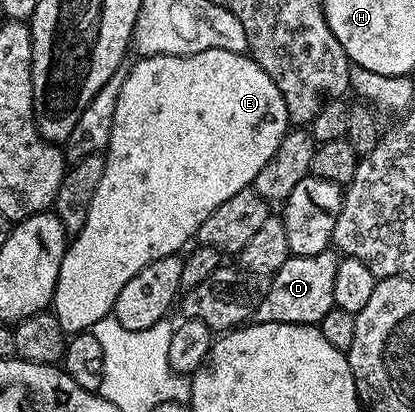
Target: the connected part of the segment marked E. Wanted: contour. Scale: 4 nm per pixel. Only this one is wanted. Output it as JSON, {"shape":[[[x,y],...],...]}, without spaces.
{"shape":[[[215,48],[189,56],[145,56],[135,62],[136,65],[128,68],[126,82],[122,82],[122,94],[118,94],[118,110],[114,110],[114,130],[110,130],[110,142],[103,153],[102,182],[98,182],[98,190],[94,190],[94,198],[88,207],[82,230],[75,233],[65,247],[56,292],[52,296],[51,311],[56,313],[60,329],[65,334],[89,331],[102,318],[113,315],[118,294],[122,294],[122,286],[126,286],[126,282],[130,282],[130,278],[134,278],[138,270],[150,266],[150,262],[177,255],[181,251],[179,248],[195,237],[198,226],[202,226],[202,222],[206,222],[206,218],[210,218],[210,214],[214,214],[214,210],[218,210],[218,206],[222,206],[226,198],[234,198],[234,194],[251,185],[262,166],[266,166],[266,162],[274,158],[274,150],[278,150],[282,138],[290,131],[286,102],[282,102],[278,86],[274,86],[270,74],[266,74],[266,70],[262,70],[262,66],[255,64],[252,57],[245,53]]]}

